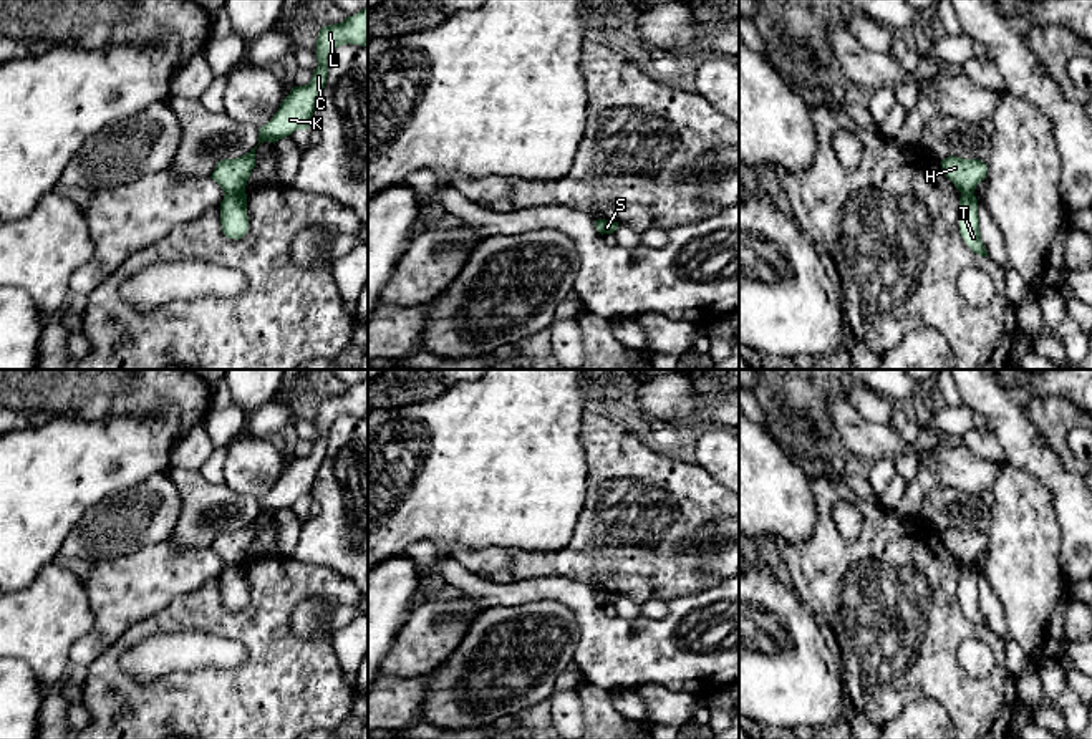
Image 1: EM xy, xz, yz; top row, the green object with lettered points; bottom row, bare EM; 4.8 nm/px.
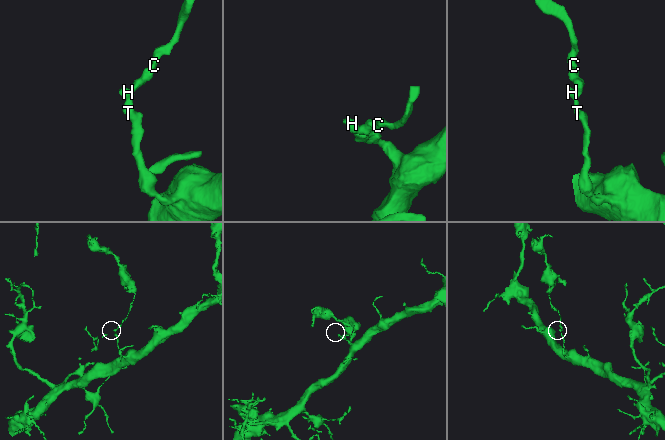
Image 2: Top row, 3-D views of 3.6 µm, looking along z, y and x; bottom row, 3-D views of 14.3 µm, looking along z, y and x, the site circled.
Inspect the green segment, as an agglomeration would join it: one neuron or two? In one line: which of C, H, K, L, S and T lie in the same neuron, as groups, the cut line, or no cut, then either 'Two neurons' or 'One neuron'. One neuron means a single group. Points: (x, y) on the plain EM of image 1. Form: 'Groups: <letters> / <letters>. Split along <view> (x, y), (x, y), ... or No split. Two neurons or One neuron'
Groups: C H K L / S T. Split along xy (244, 560), (226, 564). Two neurons

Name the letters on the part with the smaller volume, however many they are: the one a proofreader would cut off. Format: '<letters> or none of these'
C, H, K, L

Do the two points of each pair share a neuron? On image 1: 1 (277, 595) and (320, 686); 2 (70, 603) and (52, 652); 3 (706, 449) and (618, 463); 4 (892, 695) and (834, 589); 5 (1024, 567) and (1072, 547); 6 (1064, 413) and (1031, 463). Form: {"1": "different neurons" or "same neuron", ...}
{"1": "same neuron", "2": "same neuron", "3": "different neurons", "4": "same neuron", "5": "different neurons", "6": "different neurons"}

